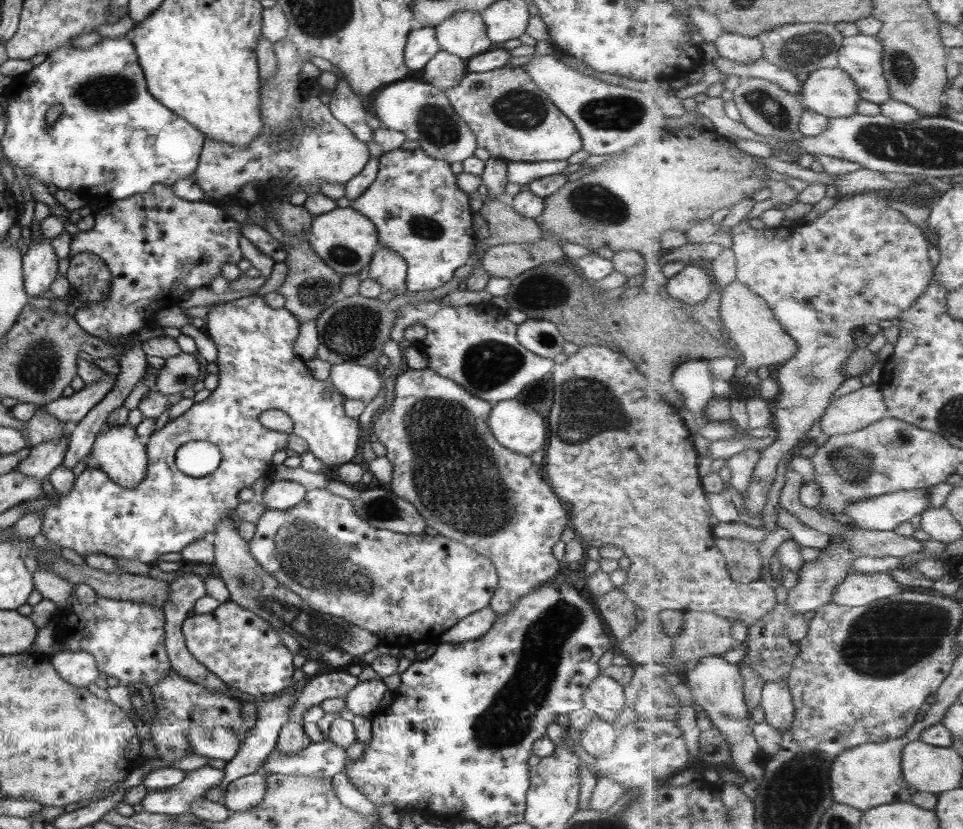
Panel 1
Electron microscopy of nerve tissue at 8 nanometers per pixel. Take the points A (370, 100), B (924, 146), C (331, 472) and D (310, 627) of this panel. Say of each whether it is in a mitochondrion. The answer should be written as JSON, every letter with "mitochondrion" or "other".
{"A":"other","B":"mitochondrion","C":"other","D":"mitochondrion"}

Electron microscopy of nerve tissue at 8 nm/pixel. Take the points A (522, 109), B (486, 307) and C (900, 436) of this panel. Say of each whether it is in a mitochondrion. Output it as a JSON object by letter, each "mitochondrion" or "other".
{"A":"mitochondrion","B":"other","C":"mitochondrion"}

